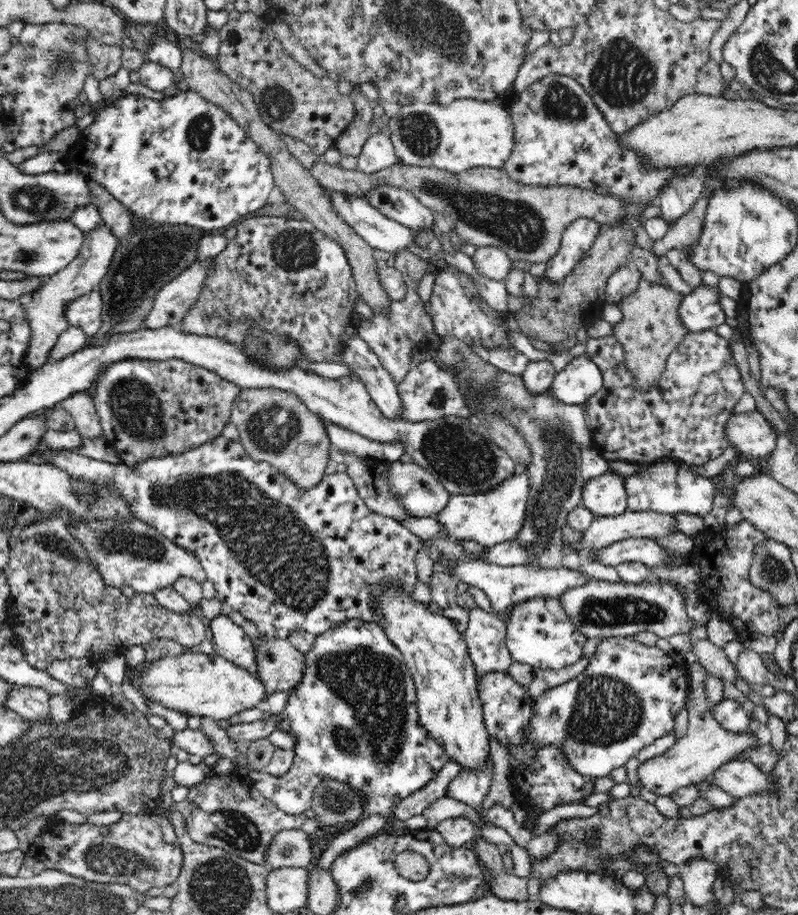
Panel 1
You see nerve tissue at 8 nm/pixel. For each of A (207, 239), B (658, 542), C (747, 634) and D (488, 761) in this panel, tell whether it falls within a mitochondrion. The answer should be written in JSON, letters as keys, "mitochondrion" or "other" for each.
{"A":"other","B":"other","C":"other","D":"other"}

